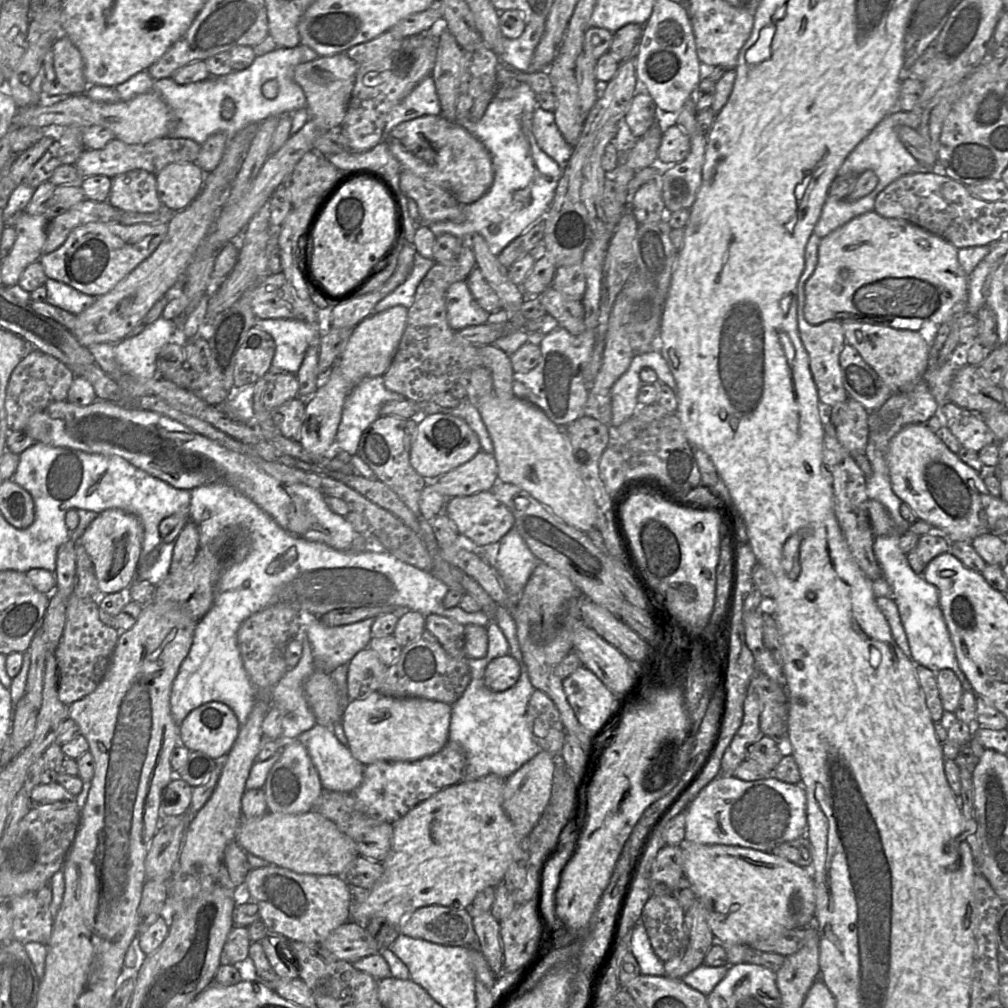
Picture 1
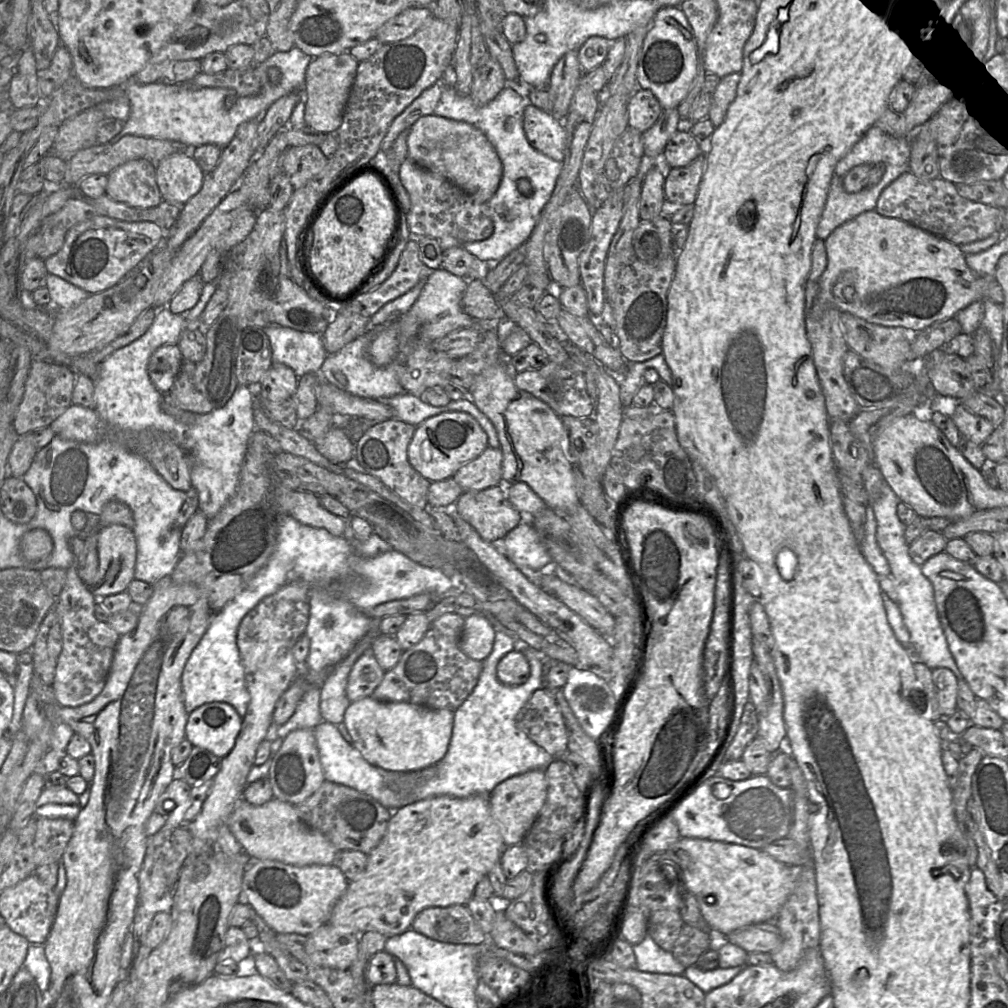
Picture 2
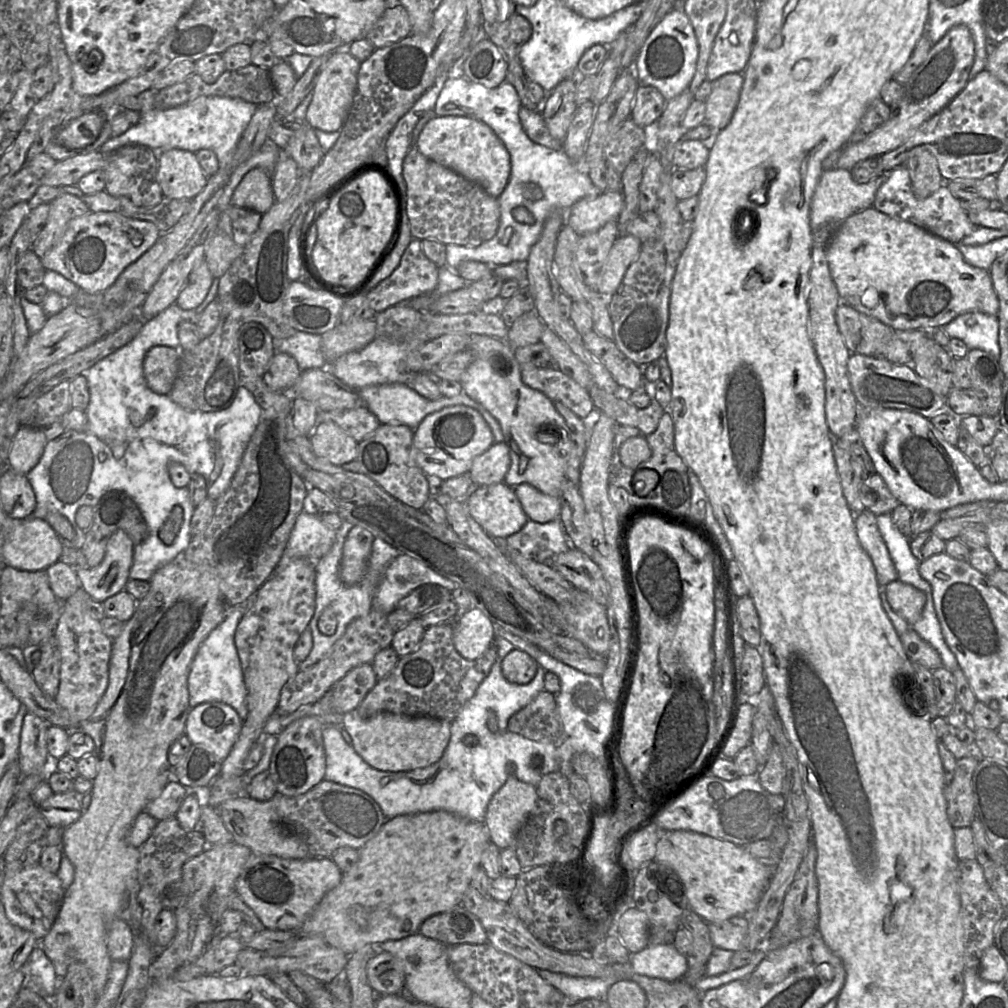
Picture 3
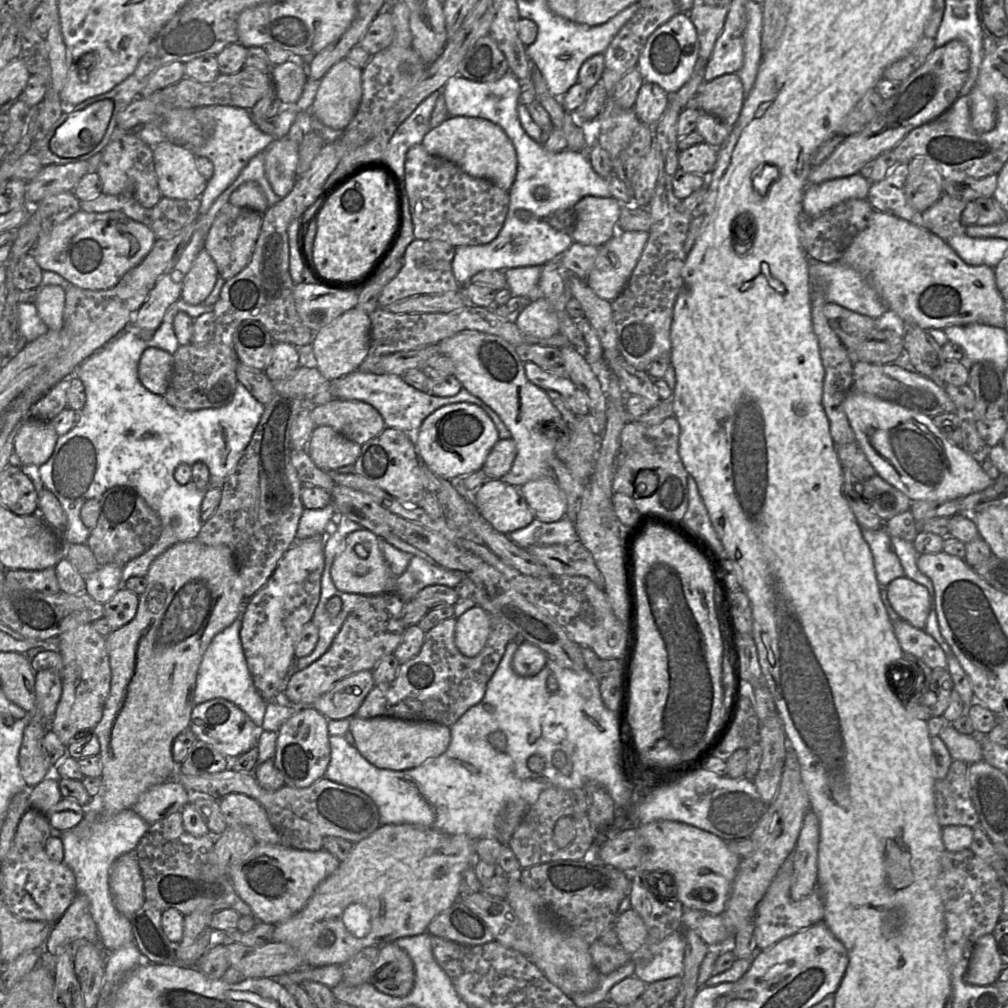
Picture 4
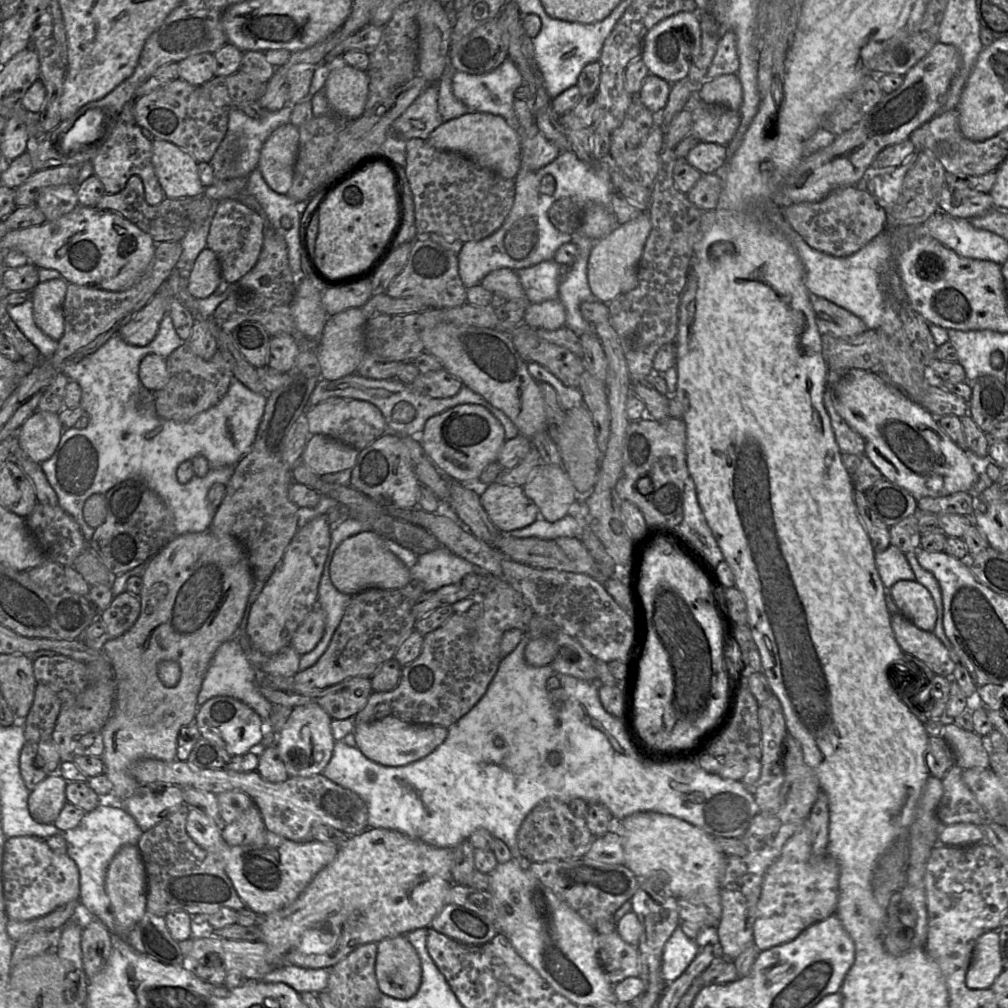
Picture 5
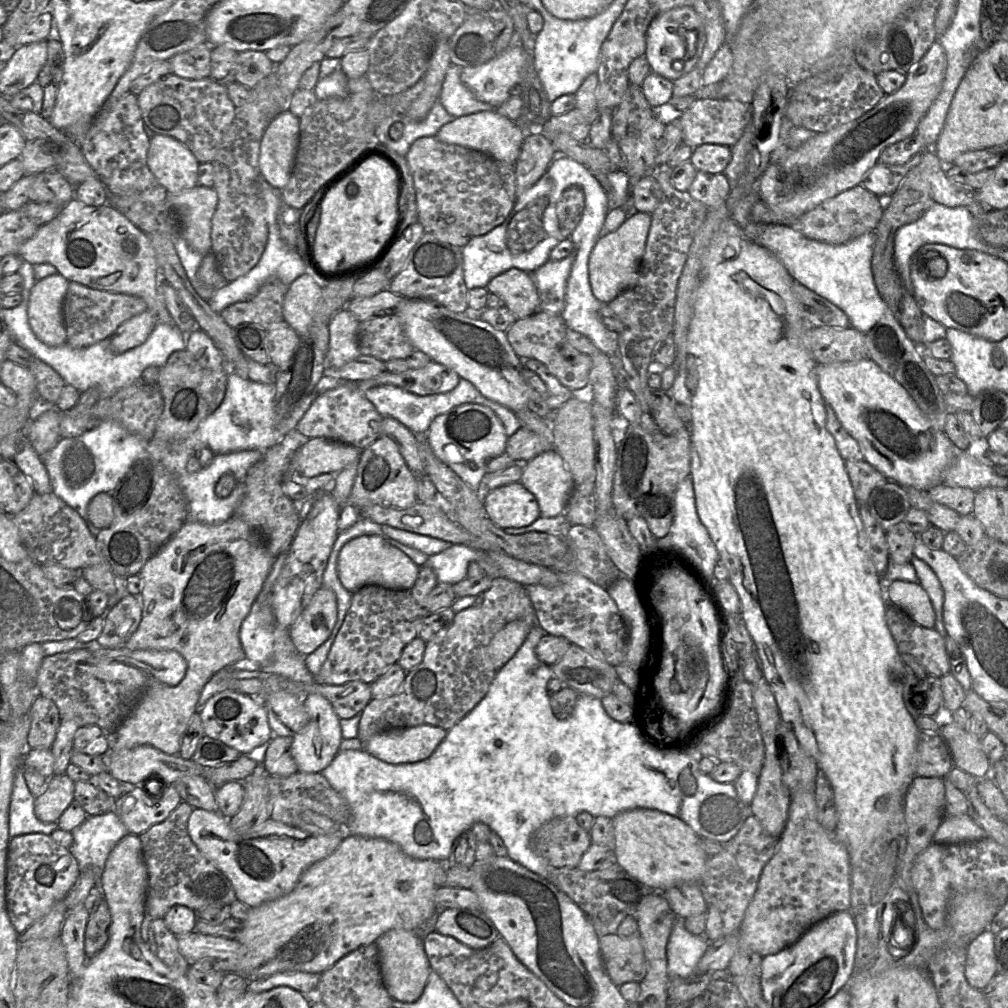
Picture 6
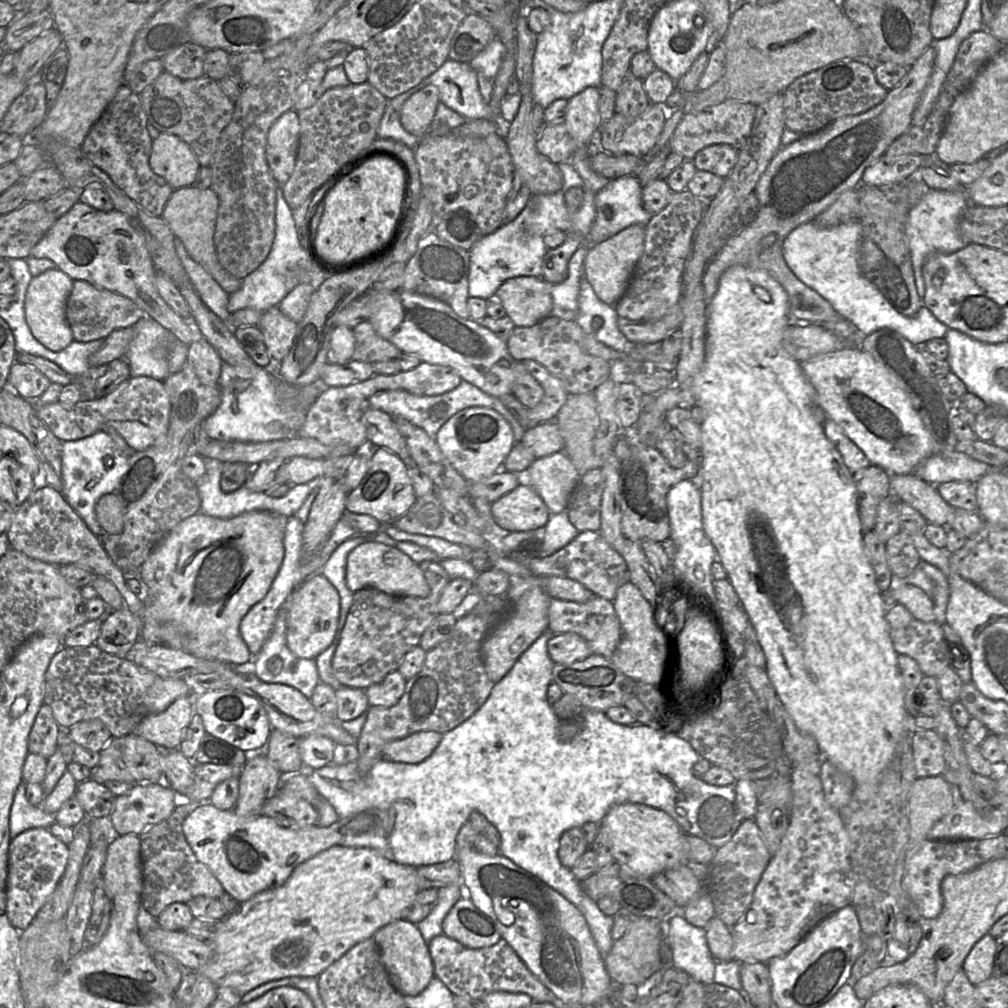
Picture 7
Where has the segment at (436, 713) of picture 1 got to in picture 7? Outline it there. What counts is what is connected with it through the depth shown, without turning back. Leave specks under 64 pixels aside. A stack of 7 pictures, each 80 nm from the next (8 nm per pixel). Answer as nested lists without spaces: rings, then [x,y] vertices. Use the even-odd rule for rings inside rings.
[[[421,731],[405,738],[393,740],[382,749],[383,760],[417,764],[432,755],[443,734],[435,731]]]

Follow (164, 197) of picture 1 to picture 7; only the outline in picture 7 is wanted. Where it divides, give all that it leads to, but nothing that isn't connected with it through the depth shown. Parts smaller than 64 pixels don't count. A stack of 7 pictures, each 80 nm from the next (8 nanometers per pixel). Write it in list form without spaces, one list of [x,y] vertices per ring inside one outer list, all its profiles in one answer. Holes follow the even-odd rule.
[[[164,132],[152,140],[149,165],[173,189],[192,186],[200,168],[191,147],[178,136]]]

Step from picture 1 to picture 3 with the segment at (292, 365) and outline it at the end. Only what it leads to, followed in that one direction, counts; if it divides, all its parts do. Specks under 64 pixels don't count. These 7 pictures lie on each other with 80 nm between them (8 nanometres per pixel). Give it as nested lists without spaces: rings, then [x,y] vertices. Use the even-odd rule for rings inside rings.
[[[297,331],[288,338],[274,339],[274,354],[278,352],[292,356],[301,371],[327,368],[321,342],[321,335]]]

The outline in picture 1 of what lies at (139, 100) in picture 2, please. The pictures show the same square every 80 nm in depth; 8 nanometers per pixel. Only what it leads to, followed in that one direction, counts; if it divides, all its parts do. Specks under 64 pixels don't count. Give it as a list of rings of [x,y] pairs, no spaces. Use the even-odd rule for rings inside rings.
[[[300,44],[294,48],[278,47],[262,56],[256,56],[253,63],[246,69],[241,71],[232,71],[227,75],[213,77],[200,82],[189,84],[177,84],[172,78],[154,79],[147,71],[141,71],[125,82],[119,84],[114,89],[119,94],[121,101],[129,101],[140,94],[148,92],[157,93],[168,105],[173,116],[173,131],[166,137],[170,138],[187,138],[194,140],[202,145],[207,138],[217,132],[224,133],[228,140],[233,137],[237,132],[252,123],[261,123],[271,116],[282,116],[284,114],[292,114],[293,112],[307,108],[307,101],[304,91],[293,78],[294,69],[297,65],[310,62],[319,57],[319,55],[310,47]],[[274,79],[278,82],[279,91],[275,98],[268,99],[262,94],[262,85]],[[225,98],[231,98],[235,104],[235,112],[230,119],[224,119],[221,114],[222,102]]]

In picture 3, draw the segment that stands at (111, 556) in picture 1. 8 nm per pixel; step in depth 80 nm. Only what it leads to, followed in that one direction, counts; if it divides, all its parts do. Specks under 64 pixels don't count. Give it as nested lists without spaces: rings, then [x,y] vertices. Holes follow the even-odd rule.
[[[117,530],[107,542],[101,563],[93,568],[76,571],[81,586],[92,599],[102,603],[126,588],[134,547],[129,535]]]

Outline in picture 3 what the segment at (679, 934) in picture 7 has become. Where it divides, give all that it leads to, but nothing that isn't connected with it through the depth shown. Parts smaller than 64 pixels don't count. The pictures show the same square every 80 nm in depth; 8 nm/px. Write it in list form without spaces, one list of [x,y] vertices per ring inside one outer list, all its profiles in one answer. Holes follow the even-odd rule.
[[[673,943],[652,944],[631,955],[634,973],[667,981],[684,977],[688,971],[687,957]]]

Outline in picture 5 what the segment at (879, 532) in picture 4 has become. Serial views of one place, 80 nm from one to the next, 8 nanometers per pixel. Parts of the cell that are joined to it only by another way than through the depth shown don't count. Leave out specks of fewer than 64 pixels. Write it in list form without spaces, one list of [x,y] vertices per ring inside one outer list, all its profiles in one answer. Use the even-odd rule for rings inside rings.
[[[893,545],[875,553],[875,565],[883,585],[889,589],[898,580],[915,580],[905,554]]]

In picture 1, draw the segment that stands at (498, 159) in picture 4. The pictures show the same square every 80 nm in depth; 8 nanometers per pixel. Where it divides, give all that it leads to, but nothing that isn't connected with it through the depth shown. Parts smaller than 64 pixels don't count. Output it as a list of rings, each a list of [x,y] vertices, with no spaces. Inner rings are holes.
[[[425,115],[396,126],[384,140],[402,169],[449,190],[462,204],[480,199],[492,186],[494,169],[485,146],[455,120]]]

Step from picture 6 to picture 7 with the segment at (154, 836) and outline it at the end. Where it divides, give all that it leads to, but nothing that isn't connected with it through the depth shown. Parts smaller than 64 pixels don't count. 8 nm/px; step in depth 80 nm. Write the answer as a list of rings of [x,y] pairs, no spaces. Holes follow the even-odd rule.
[[[180,803],[169,818],[139,835],[143,873],[141,906],[155,918],[173,903],[187,903],[197,896],[219,899],[225,892],[209,868],[196,858],[183,833],[183,823],[198,806]]]

